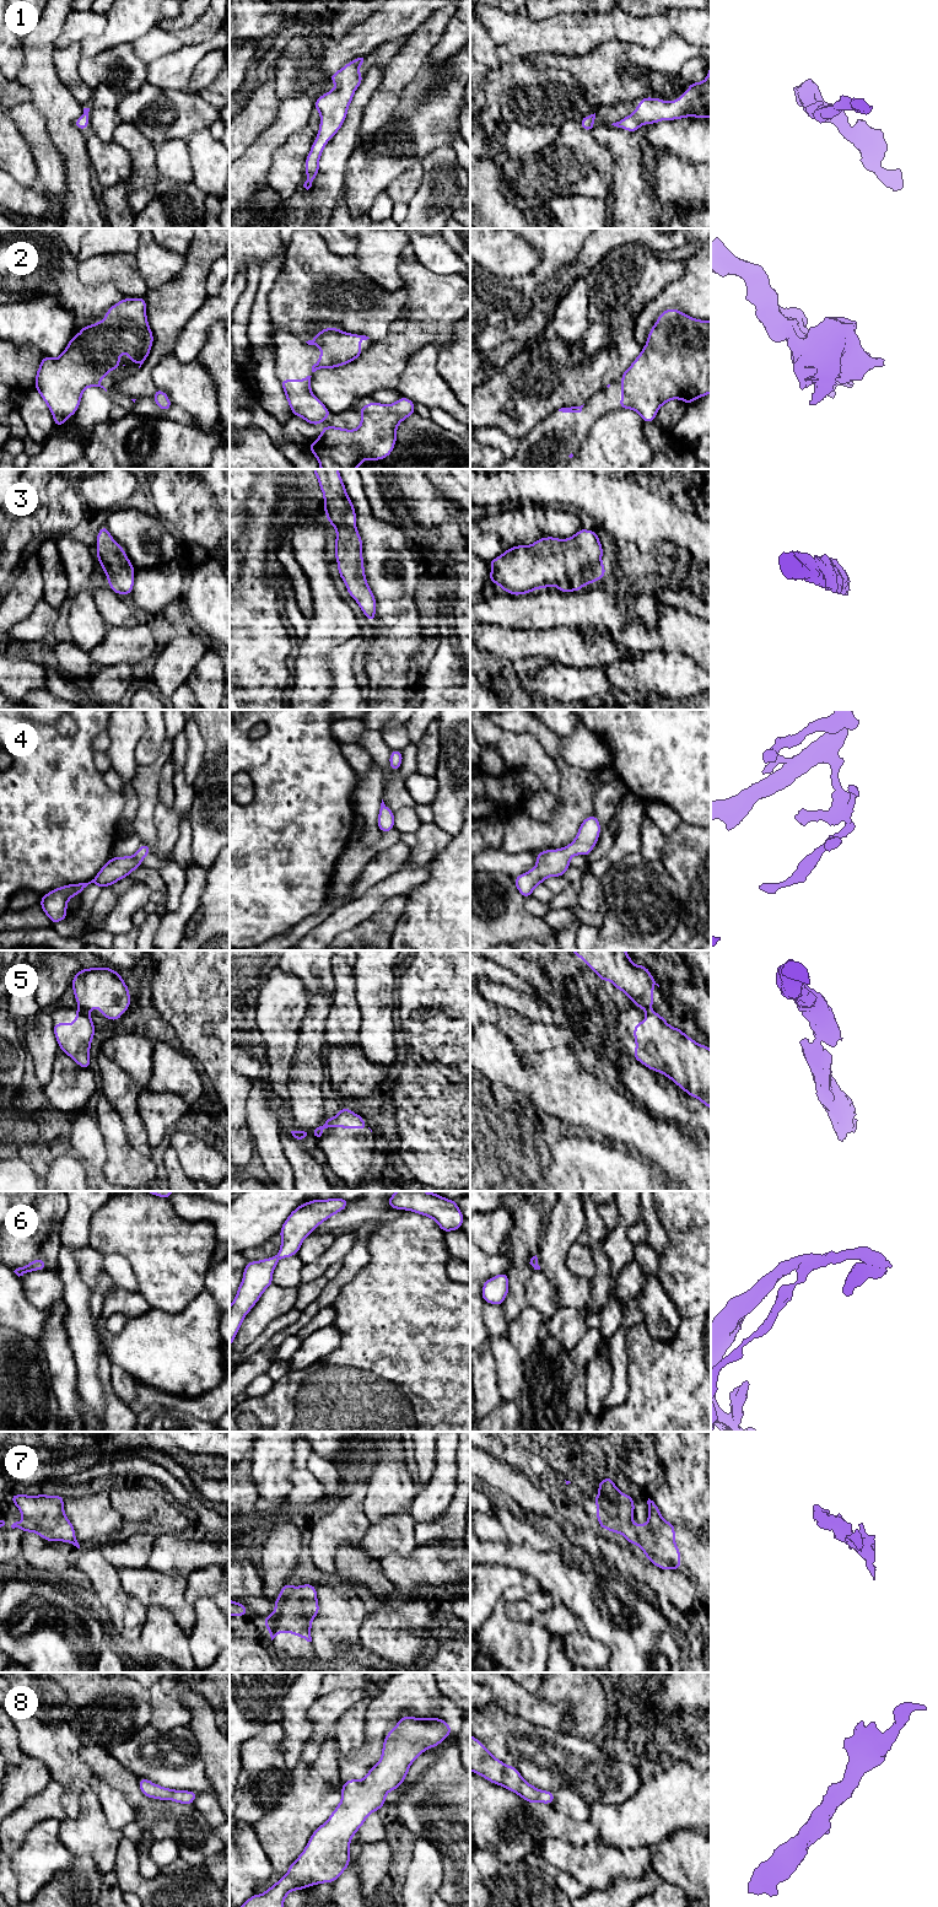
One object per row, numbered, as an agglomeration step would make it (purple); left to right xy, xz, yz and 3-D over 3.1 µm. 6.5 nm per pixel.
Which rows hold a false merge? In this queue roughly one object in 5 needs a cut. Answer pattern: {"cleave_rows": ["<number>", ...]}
{"cleave_rows": ["5"]}

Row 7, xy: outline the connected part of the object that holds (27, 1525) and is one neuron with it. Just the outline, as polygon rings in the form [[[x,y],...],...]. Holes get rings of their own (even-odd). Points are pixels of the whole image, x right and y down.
[[[12,1494],[9,1499],[16,1504],[23,1515],[22,1521],[16,1521],[11,1525],[12,1529],[22,1529],[25,1532],[34,1531],[47,1541],[69,1542],[80,1548],[74,1534],[75,1528],[63,1508],[63,1494]]]

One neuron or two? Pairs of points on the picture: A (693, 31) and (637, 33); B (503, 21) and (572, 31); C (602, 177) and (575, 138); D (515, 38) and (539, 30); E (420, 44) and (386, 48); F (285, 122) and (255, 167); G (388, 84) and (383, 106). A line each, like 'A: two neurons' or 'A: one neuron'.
A: one neuron
B: one neuron
C: one neuron
D: one neuron
E: two neurons
F: one neuron
G: one neuron

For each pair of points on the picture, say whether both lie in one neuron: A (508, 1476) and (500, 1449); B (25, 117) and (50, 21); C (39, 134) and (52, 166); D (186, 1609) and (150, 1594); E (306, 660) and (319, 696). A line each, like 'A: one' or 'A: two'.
A: two
B: two
C: one
D: one
E: one

